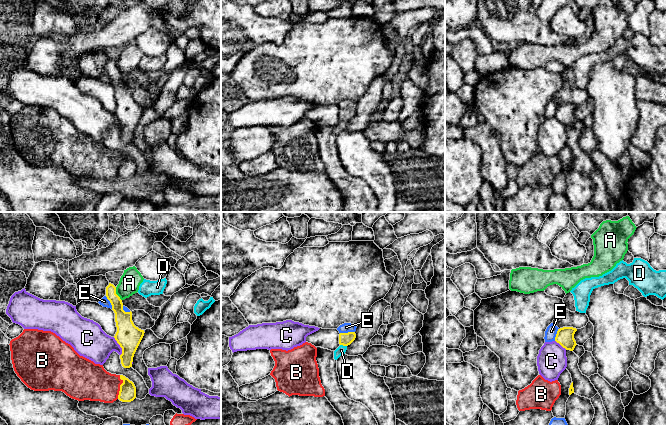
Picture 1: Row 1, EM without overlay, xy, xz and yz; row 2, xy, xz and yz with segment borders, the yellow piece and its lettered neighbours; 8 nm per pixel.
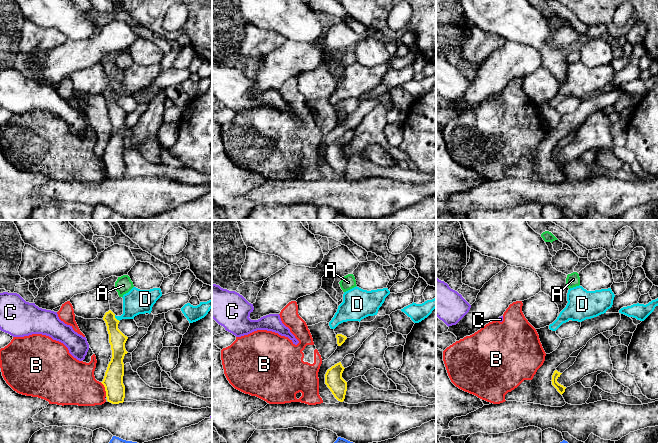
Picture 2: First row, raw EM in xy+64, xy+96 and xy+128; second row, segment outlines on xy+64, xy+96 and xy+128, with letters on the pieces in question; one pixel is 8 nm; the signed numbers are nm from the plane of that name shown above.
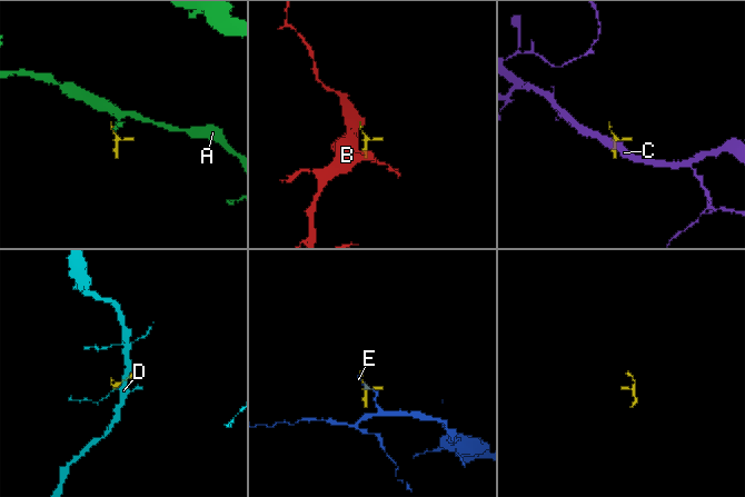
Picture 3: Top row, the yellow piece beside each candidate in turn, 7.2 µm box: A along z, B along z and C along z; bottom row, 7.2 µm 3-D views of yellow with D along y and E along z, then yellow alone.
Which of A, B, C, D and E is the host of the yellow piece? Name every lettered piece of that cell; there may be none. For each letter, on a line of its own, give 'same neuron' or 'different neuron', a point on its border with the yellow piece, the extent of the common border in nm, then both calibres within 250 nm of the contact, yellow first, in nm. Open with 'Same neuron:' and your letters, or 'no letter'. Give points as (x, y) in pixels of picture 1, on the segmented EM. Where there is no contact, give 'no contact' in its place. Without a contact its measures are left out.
Same neuron: no letter
A: different neuron; meets yellow in xy at (116, 294); contact 120 nm long; 140 nm thick on the yellow side, 170 nm on the other
B: different neuron; meets yellow in xy at (120, 387); contact 190 nm long; 140 nm thick on the yellow side, 300 nm on the other
C: different neuron; meets yellow in xy at (120, 346); contact 160 nm long; 200 nm thick on the yellow side, 280 nm on the other
D: different neuron; meets yellow in xz at (343, 345); contact 60 nm long; 110 nm thick on the yellow side, 70 nm on the other
E: different neuron; meets yellow in xz at (348, 332); contact 120 nm long; 110 nm thick on the yellow side, 80 nm on the other

